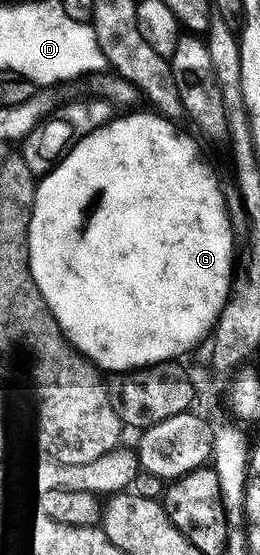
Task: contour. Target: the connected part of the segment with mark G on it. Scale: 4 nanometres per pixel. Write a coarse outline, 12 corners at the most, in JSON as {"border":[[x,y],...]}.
{"border":[[131,110],[37,180],[32,277],[79,353],[186,355],[236,272],[223,184]]}

